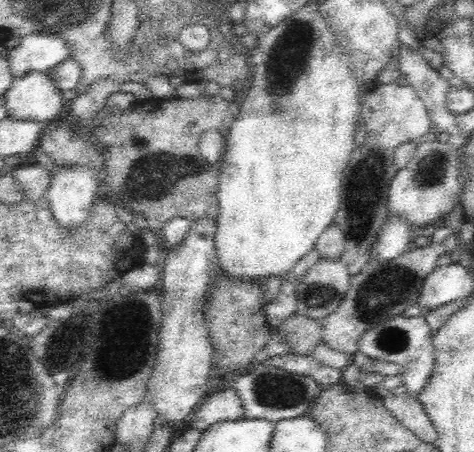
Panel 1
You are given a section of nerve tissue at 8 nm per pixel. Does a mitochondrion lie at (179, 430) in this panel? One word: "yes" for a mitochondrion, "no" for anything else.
no

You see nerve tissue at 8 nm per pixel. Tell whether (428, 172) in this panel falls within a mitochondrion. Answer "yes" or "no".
yes

